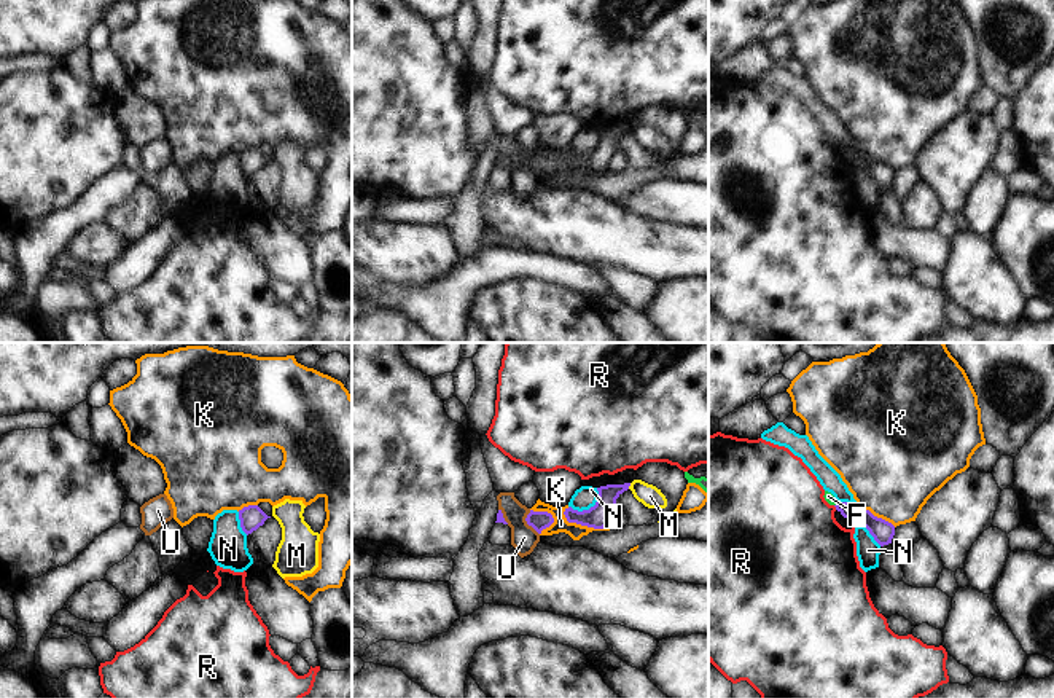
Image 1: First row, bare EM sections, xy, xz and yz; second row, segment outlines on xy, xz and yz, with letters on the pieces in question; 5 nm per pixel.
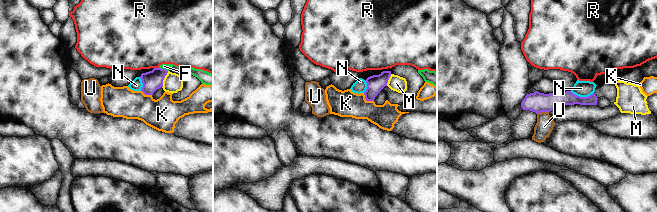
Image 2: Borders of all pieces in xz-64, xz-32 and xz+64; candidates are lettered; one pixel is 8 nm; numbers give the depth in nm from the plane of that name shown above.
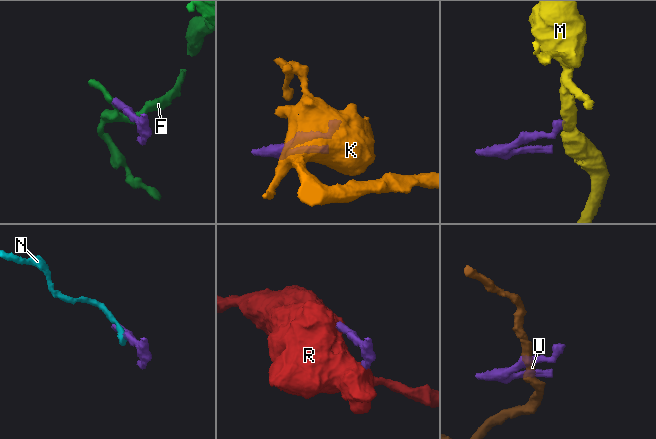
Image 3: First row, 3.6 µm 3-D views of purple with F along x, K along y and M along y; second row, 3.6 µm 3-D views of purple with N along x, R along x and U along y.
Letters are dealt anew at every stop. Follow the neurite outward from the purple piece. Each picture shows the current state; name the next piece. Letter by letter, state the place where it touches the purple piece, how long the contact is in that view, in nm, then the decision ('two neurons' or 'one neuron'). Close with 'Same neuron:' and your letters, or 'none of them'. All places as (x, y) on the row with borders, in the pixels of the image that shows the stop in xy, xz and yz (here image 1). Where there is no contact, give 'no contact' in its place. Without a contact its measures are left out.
F: yz (836, 504) | 30 nm | two neurons
K: xz (583, 525) | 240 nm | two neurons
M: xz (629, 485) | 40 nm | two neurons
N: xz (591, 507) | 180 nm | two neurons
R: yz (835, 505) | 30 nm | two neurons
U: xz (527, 523) | 140 nm | two neurons
Same neuron: none of them

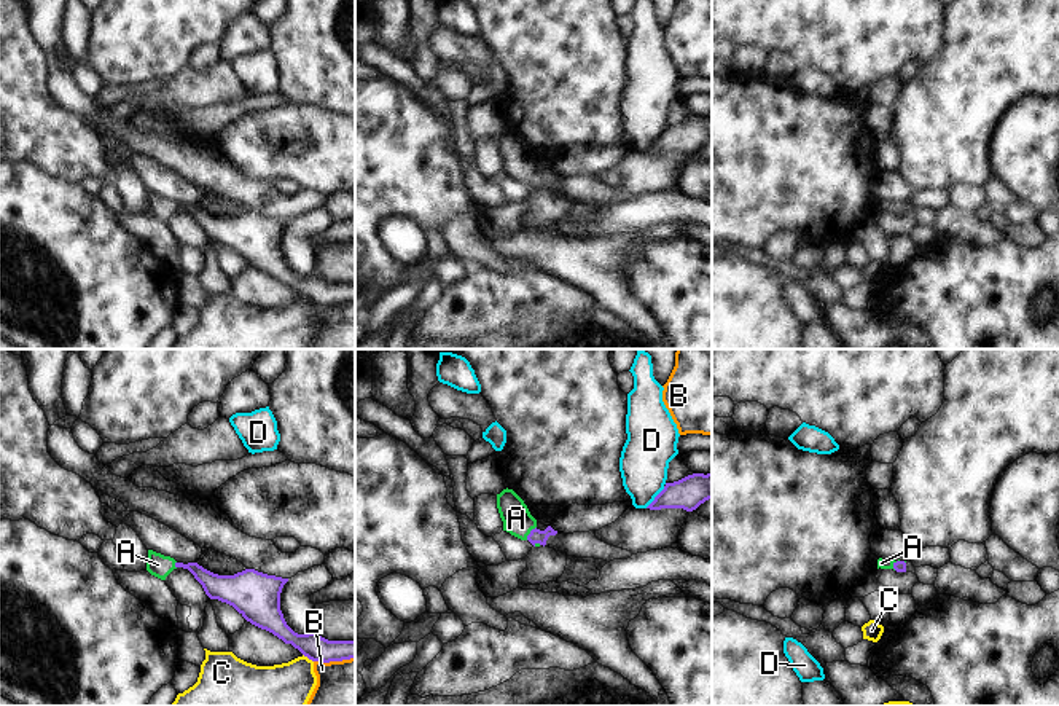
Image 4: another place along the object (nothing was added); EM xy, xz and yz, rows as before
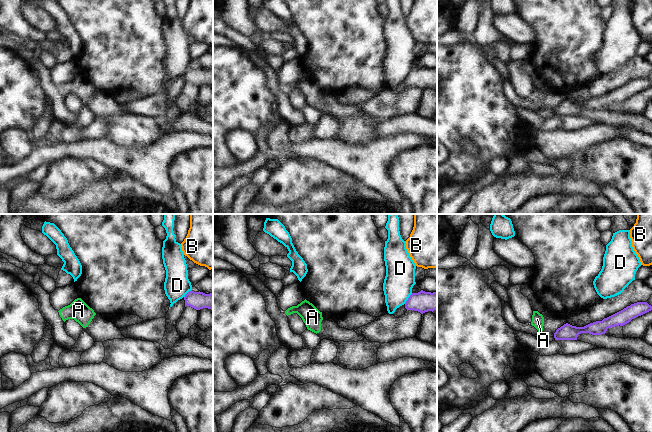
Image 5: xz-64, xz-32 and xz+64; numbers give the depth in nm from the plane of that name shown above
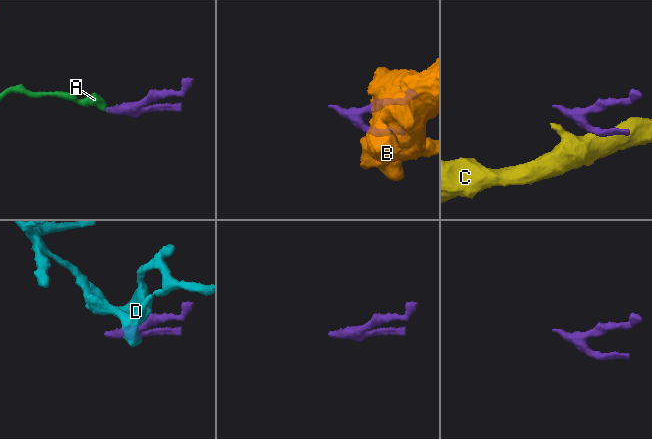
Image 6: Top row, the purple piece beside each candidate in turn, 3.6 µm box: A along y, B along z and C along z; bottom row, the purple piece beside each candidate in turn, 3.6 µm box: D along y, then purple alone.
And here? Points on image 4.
A: xz (531, 533) | 90 nm | one neuron
B: xy (333, 660) | 200 nm | two neurons
C: xy (308, 657) | 70 nm | two neurons
D: xz (655, 498) | 150 nm | two neurons
Same neuron: A

